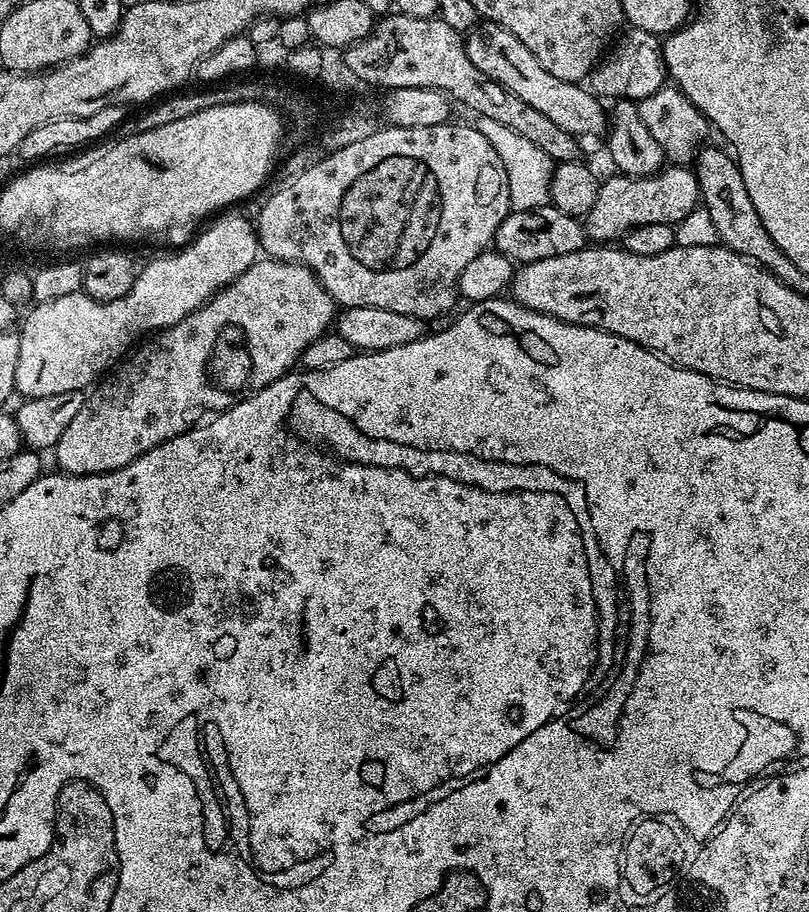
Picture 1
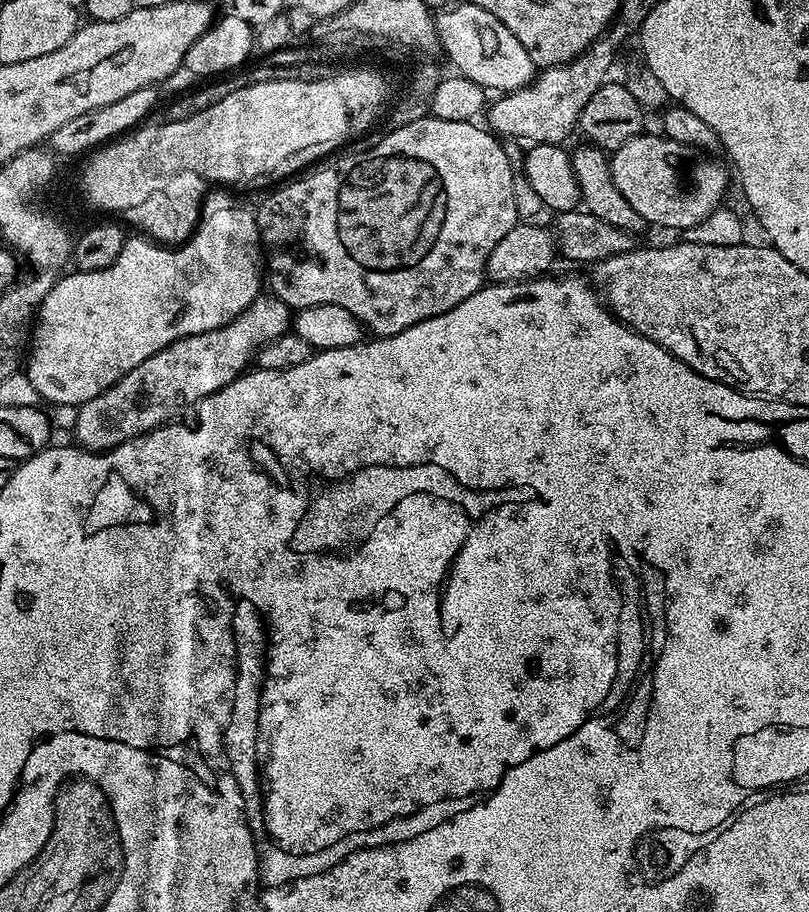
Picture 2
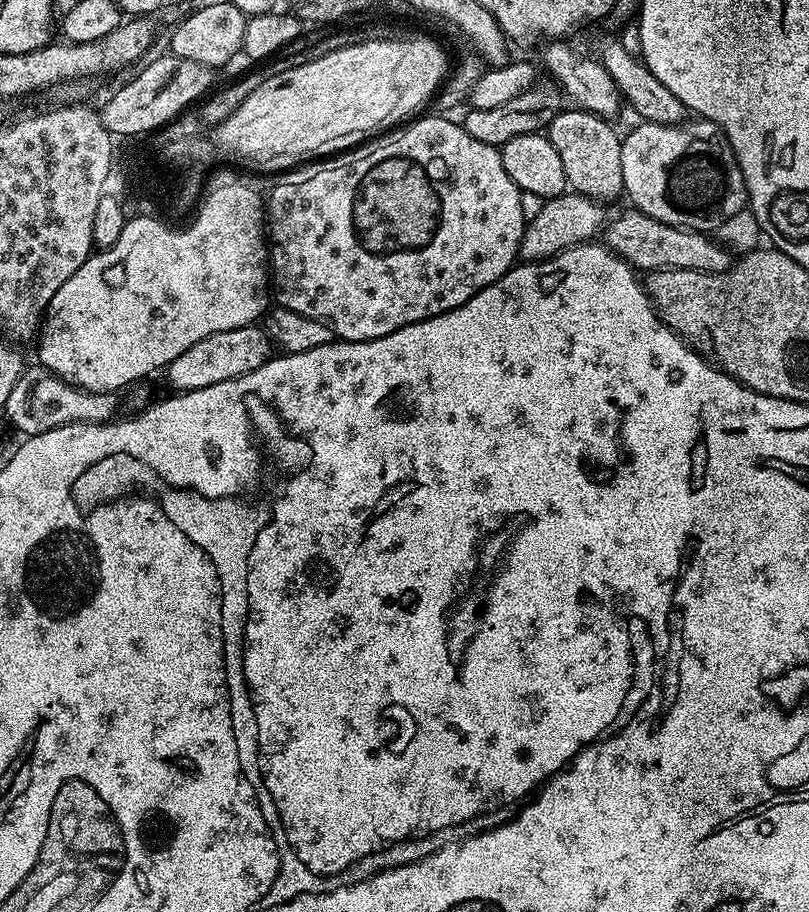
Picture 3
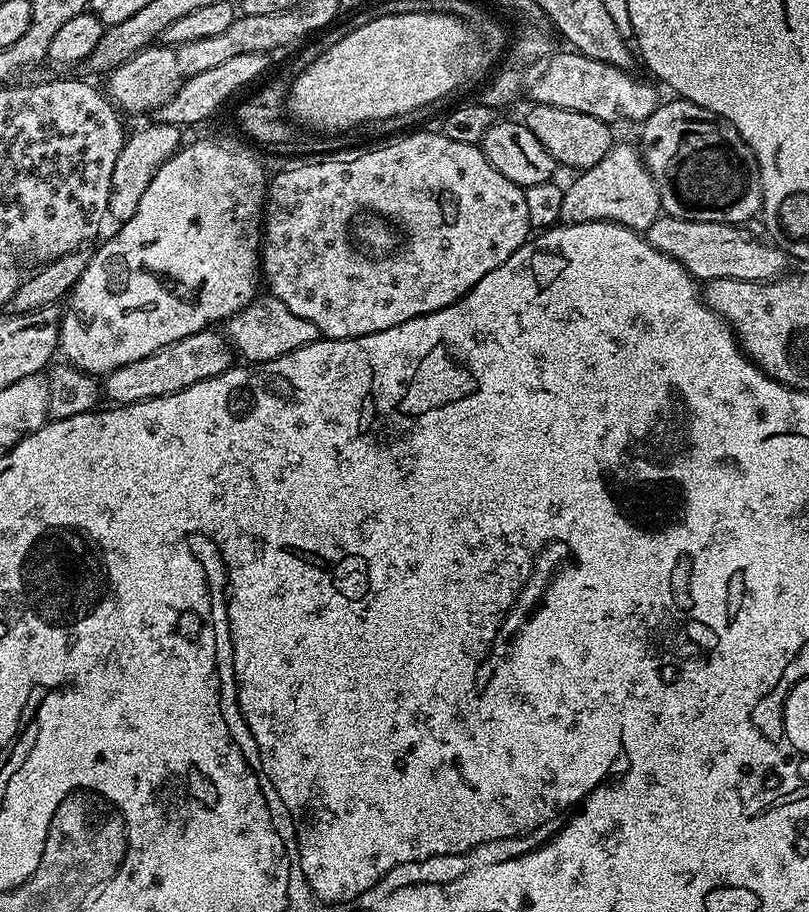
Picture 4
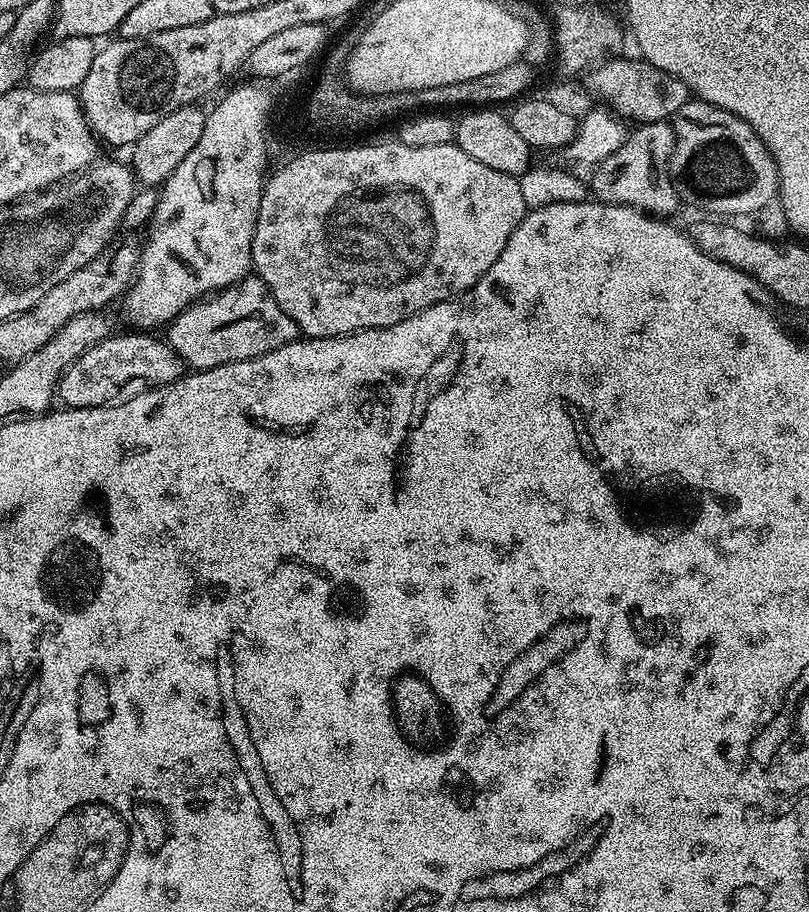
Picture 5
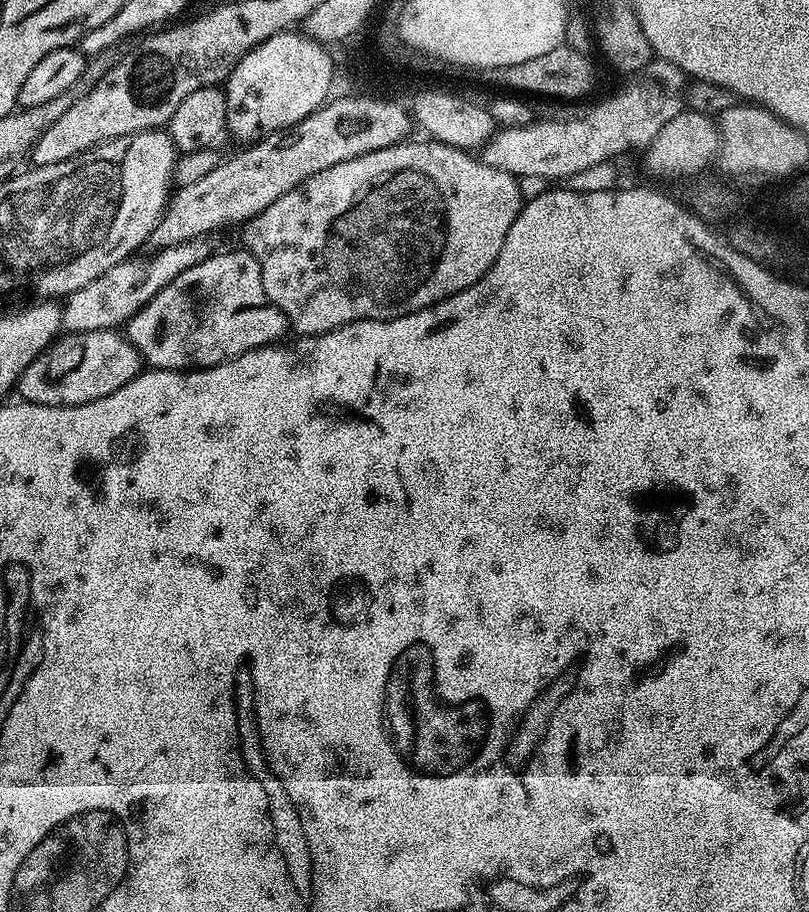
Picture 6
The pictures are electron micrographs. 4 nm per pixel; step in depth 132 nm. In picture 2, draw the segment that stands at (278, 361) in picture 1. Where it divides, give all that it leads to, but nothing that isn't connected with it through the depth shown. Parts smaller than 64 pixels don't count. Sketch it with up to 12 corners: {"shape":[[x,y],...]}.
{"shape":[[261,294],[175,340],[77,407],[75,443],[109,452],[249,371],[293,313]]}

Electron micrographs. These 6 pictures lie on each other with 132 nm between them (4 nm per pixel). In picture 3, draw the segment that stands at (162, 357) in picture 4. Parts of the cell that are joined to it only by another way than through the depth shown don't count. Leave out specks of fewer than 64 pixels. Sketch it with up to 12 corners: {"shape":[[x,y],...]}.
{"shape":[[247,324],[194,342],[168,364],[176,394],[250,374],[273,356]]}

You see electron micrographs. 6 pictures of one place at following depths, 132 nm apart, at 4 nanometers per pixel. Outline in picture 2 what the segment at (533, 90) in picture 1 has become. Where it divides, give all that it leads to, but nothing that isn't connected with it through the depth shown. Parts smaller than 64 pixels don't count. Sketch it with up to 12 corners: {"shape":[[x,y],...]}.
{"shape":[[490,10],[435,13],[436,38],[459,75],[503,94],[538,66]]}

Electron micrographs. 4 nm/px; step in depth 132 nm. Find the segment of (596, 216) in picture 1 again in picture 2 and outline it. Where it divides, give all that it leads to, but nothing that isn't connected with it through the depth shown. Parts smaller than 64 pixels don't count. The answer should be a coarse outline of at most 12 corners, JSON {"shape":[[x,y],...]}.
{"shape":[[663,134],[611,153],[614,186],[649,225],[697,226],[727,167]]}

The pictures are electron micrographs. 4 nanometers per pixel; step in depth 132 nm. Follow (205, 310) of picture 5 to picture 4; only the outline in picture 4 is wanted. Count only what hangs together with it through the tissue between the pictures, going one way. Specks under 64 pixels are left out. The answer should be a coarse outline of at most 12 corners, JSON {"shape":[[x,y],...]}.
{"shape":[[257,295],[229,316],[226,335],[264,364],[321,339],[279,298]]}

